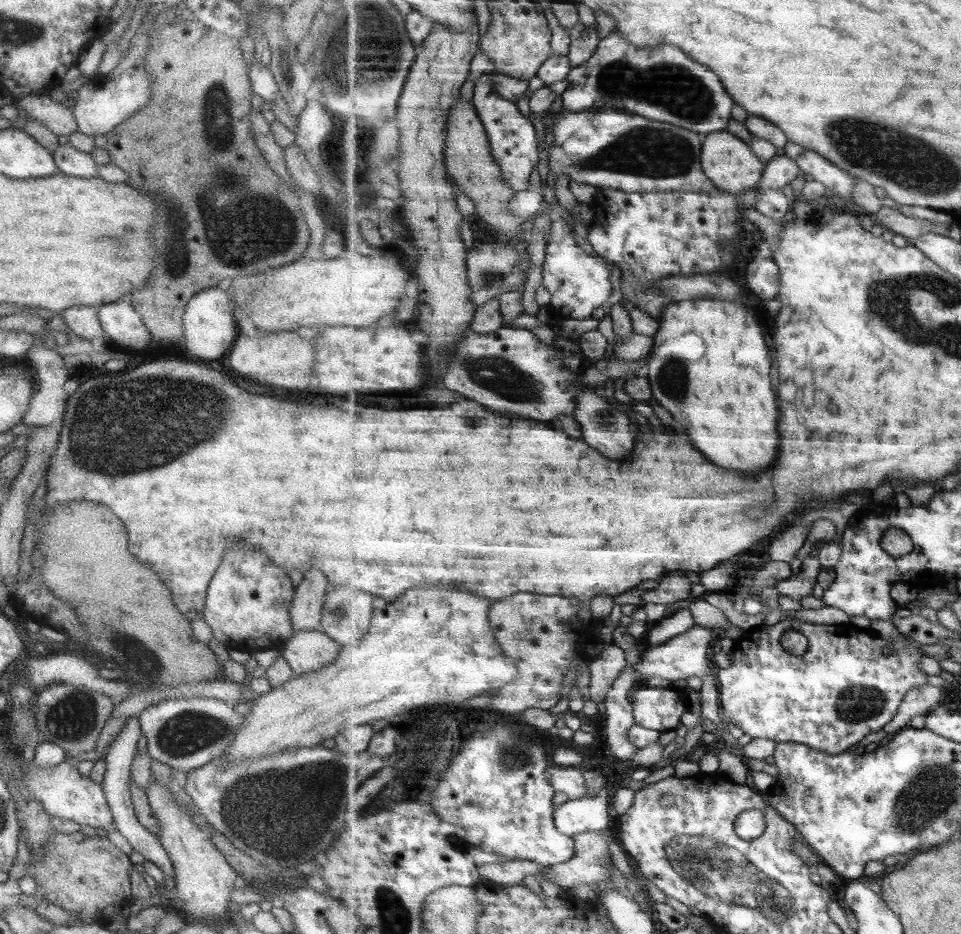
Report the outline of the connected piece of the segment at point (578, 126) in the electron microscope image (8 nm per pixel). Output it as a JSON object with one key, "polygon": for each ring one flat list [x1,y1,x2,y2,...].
{"polygon":[[564,107,554,115,556,115,553,125,555,141,548,162,549,170,555,178,565,175,571,182,628,193,682,191,706,192,708,195,714,193,716,196,716,192,722,192,704,169,705,142,702,142,700,132,614,108,600,110,588,108,584,112,572,112]]}

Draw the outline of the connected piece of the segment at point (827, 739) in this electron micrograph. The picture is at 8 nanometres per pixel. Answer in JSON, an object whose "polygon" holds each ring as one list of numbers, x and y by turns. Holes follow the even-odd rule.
{"polygon":[[783,618,779,623,775,625,762,625,756,630,750,630,745,633,743,638,734,643,733,654,735,656,735,664,731,668,722,669,716,671,720,683,720,697,723,704,723,710,725,714,725,719,727,721,732,721,738,727,741,727,744,730,744,733,750,735,750,737,756,738,769,738,770,740,775,740,779,743,789,743,796,742,800,744,807,744,816,750,831,753,832,755,837,755,840,753,845,753,848,750,854,749,868,734,872,732,878,732,883,730,886,724,891,724,894,721,894,718,898,717,898,712,900,712,900,706,902,702,905,701,905,697,916,688,926,687,930,684,930,677,922,668,922,660,924,660,924,652,920,648,920,643,915,639,908,638,905,643,900,641,888,641,884,638,879,637,877,634,874,634,872,630,860,630,857,626,852,624,845,625,828,625,828,624,814,624,806,623,799,620,790,621,788,618],[788,630,796,630,802,632,809,639,809,649,803,656,795,656,790,654,784,644,782,644,782,638],[884,648,892,649,892,654,886,656,883,650]]}

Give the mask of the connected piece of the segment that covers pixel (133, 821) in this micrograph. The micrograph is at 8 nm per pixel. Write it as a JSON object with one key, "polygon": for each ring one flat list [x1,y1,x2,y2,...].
{"polygon":[[138,716,128,719,124,728,122,728,122,732,118,734,118,738,114,739,105,751,104,759,107,765,101,786,104,789,107,804,112,811,116,828,120,831,120,834,128,840,134,851,140,852,146,860,157,864,166,875,174,876,175,881,174,867,166,849,162,846,160,838,154,836,143,824,140,824,130,798,132,794,128,790,128,782,131,781,131,764,137,753,136,745,140,740,140,733,142,733,142,730]]}

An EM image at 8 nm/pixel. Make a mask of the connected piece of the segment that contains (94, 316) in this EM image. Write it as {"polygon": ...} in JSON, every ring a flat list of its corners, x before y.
{"polygon":[[76,306,68,308,61,312,64,316,64,322,79,337,91,341,93,338,102,336,105,332,102,330,98,321,98,308,90,306]]}

